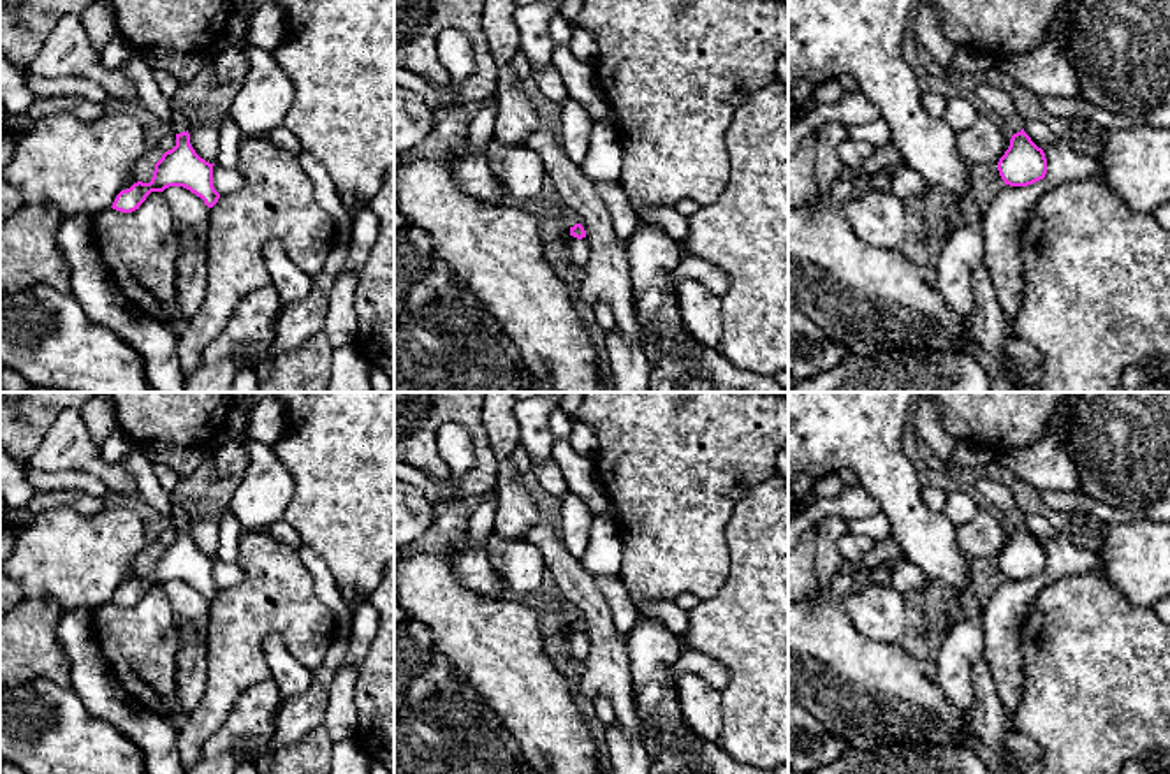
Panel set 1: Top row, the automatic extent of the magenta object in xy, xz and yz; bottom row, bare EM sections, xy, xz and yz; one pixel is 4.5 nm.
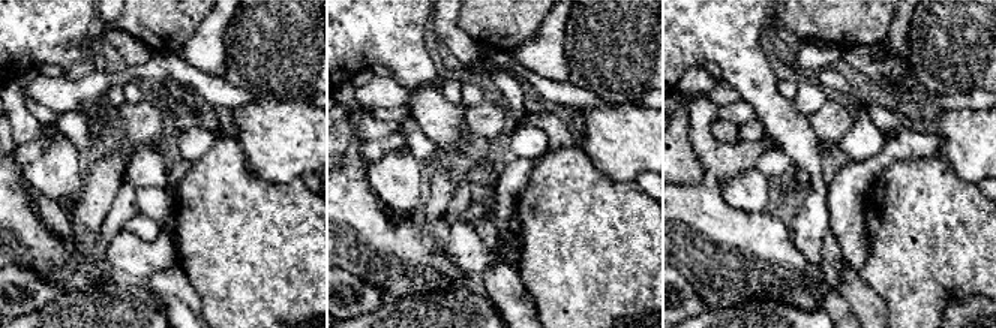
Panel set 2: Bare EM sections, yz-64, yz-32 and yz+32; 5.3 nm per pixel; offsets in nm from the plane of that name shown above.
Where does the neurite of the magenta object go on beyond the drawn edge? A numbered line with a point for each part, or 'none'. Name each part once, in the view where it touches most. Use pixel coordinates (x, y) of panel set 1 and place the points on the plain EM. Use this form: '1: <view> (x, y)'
1: xy (180, 518)

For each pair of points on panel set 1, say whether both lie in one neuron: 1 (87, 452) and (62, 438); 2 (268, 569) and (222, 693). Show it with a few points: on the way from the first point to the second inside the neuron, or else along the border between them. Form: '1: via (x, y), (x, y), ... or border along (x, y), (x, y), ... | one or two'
1: via (81, 452), (67, 444) | one
2: via (263, 600), (238, 625), (234, 662) | one

